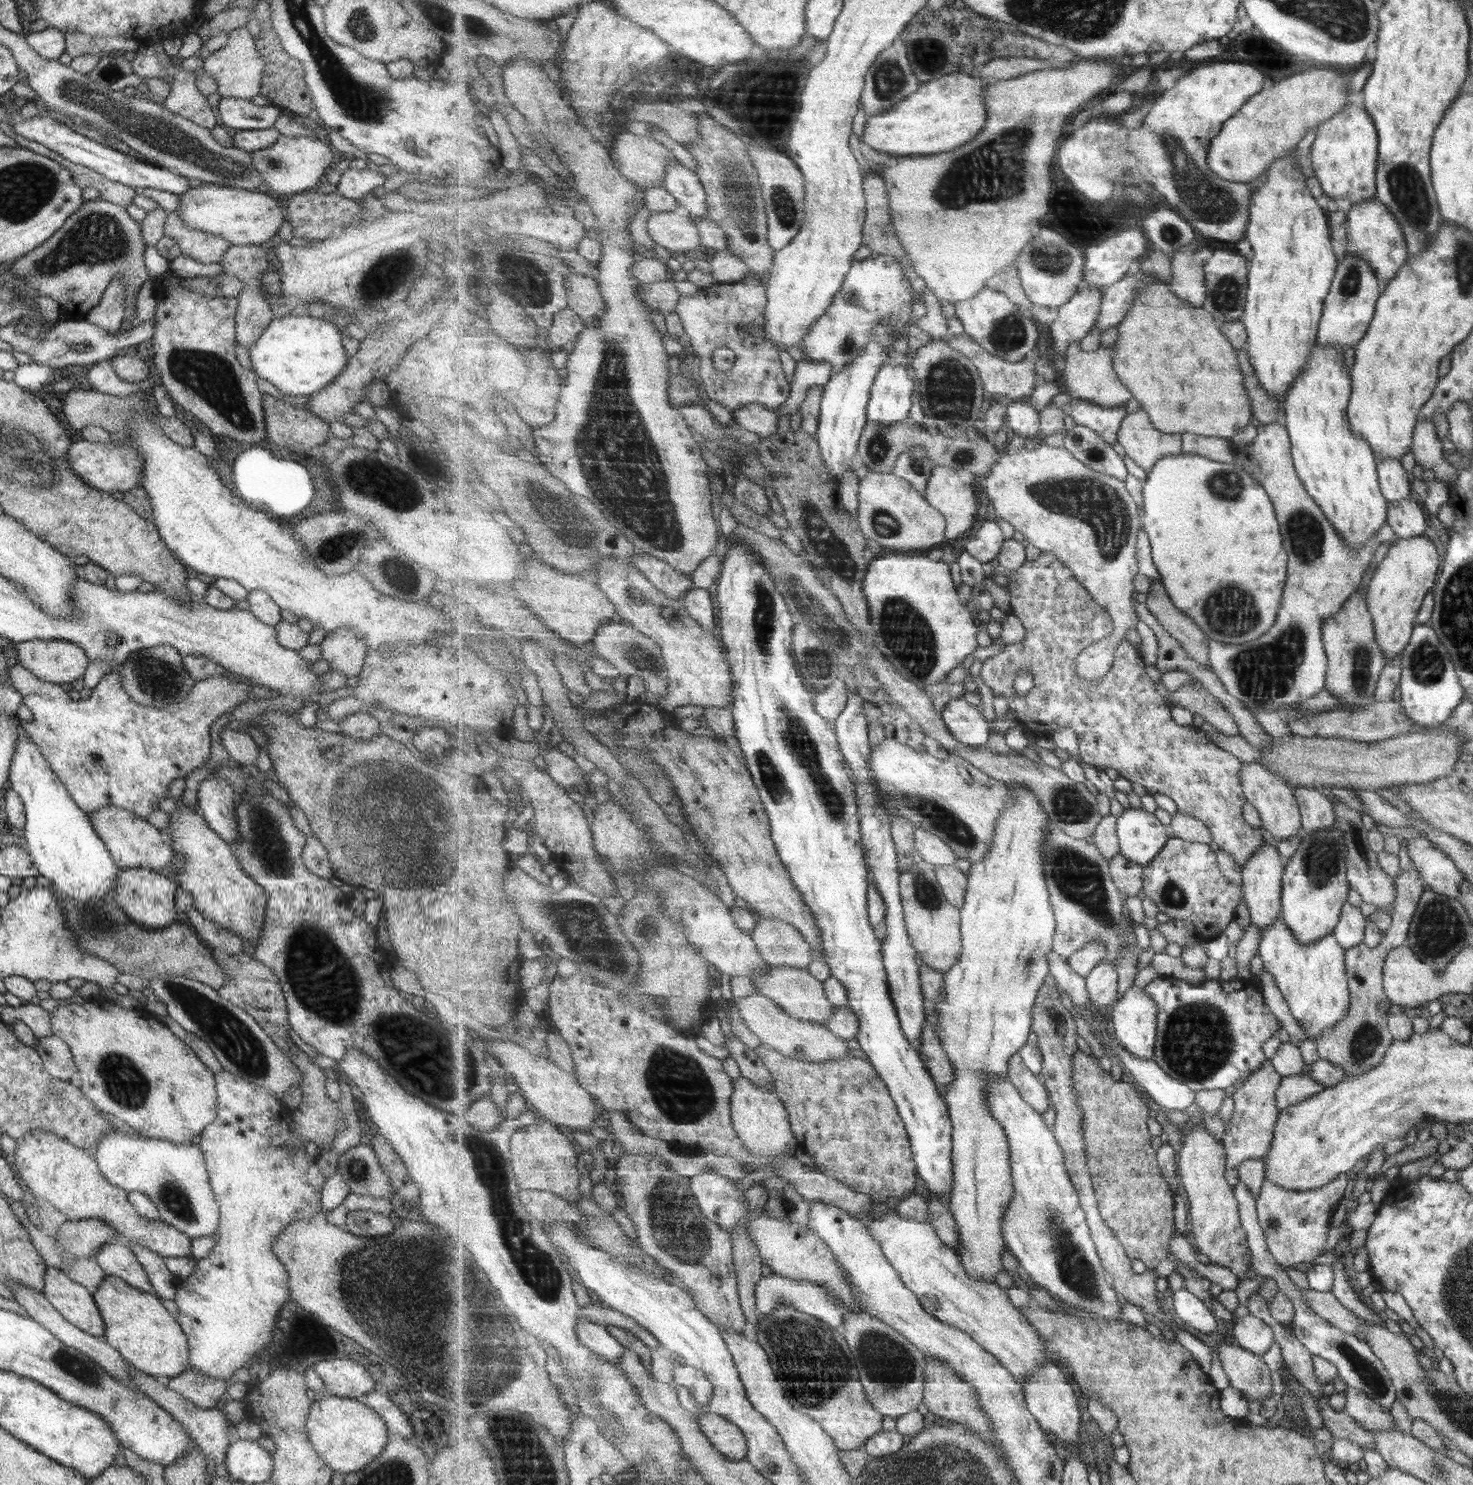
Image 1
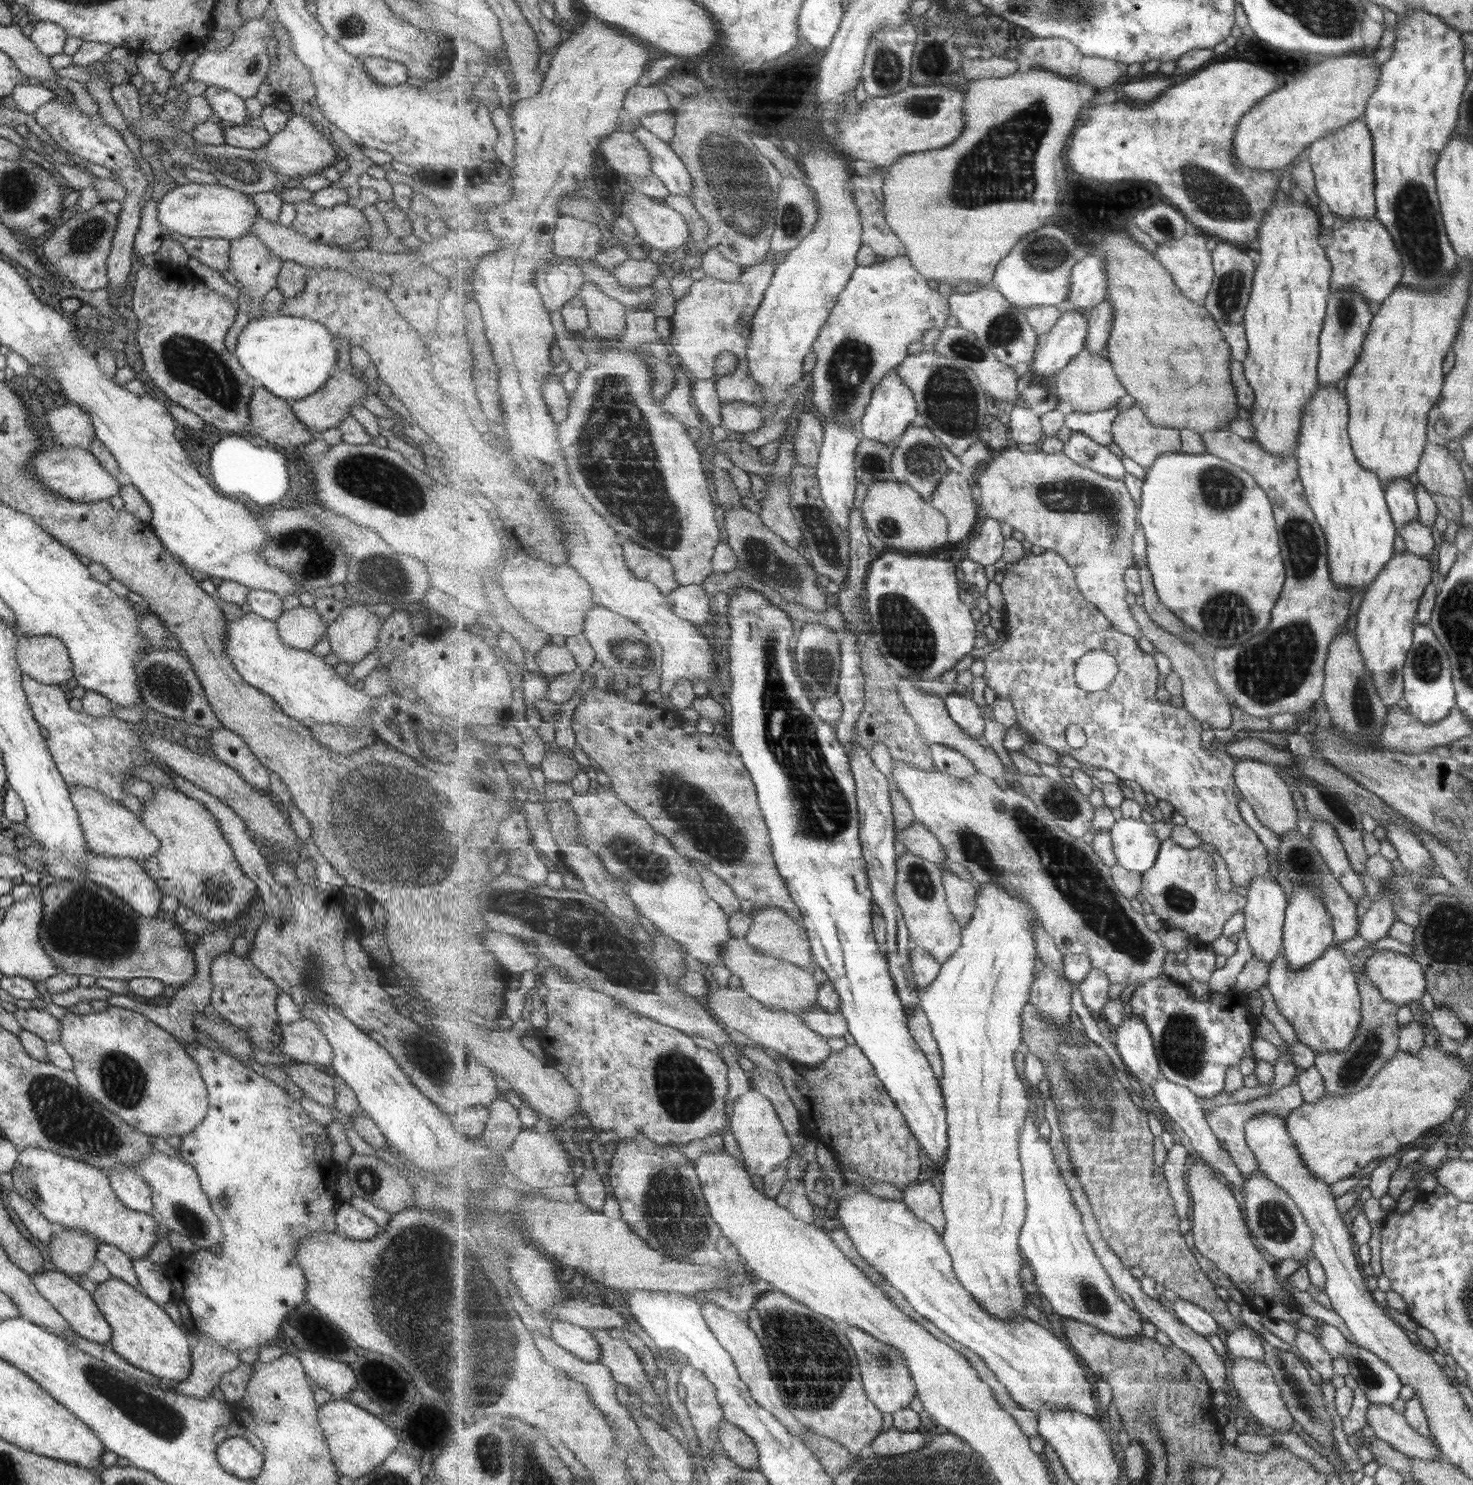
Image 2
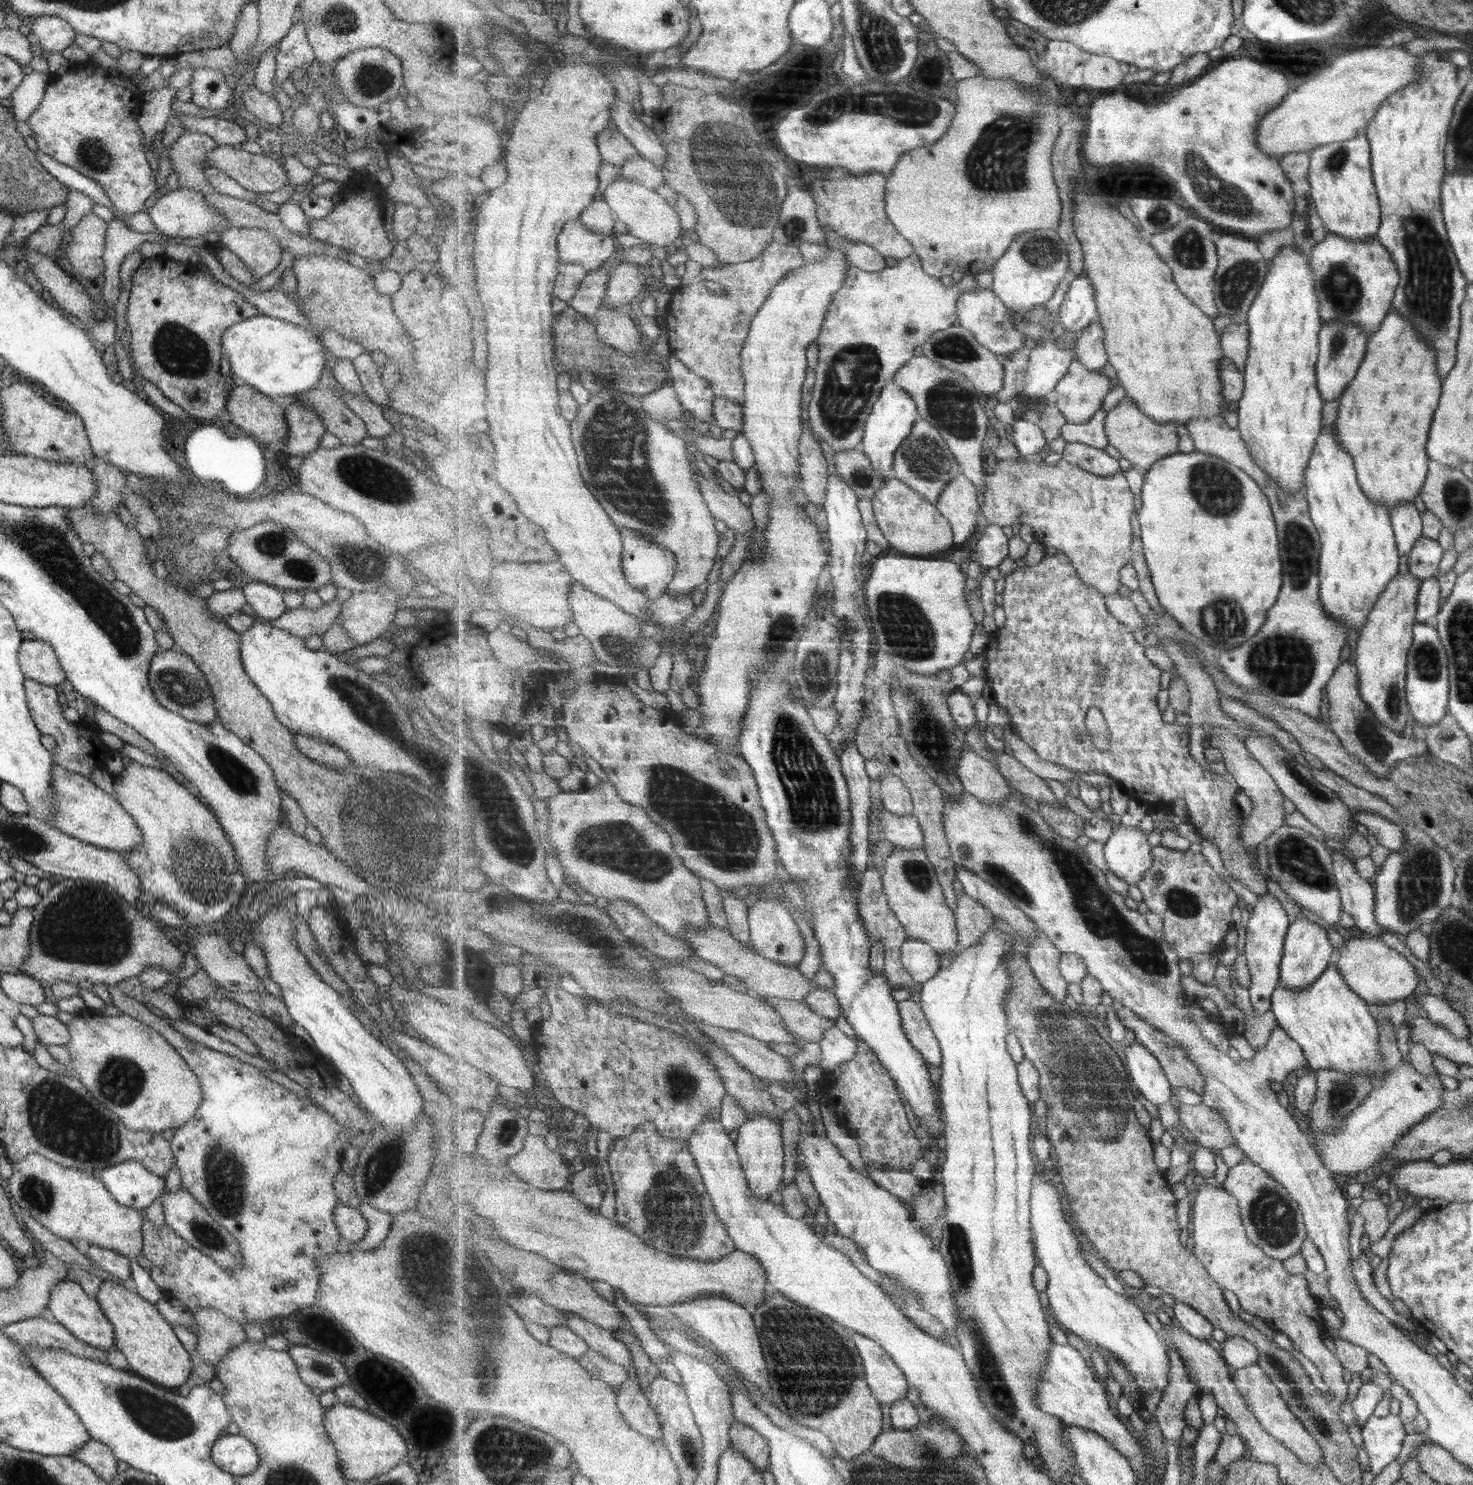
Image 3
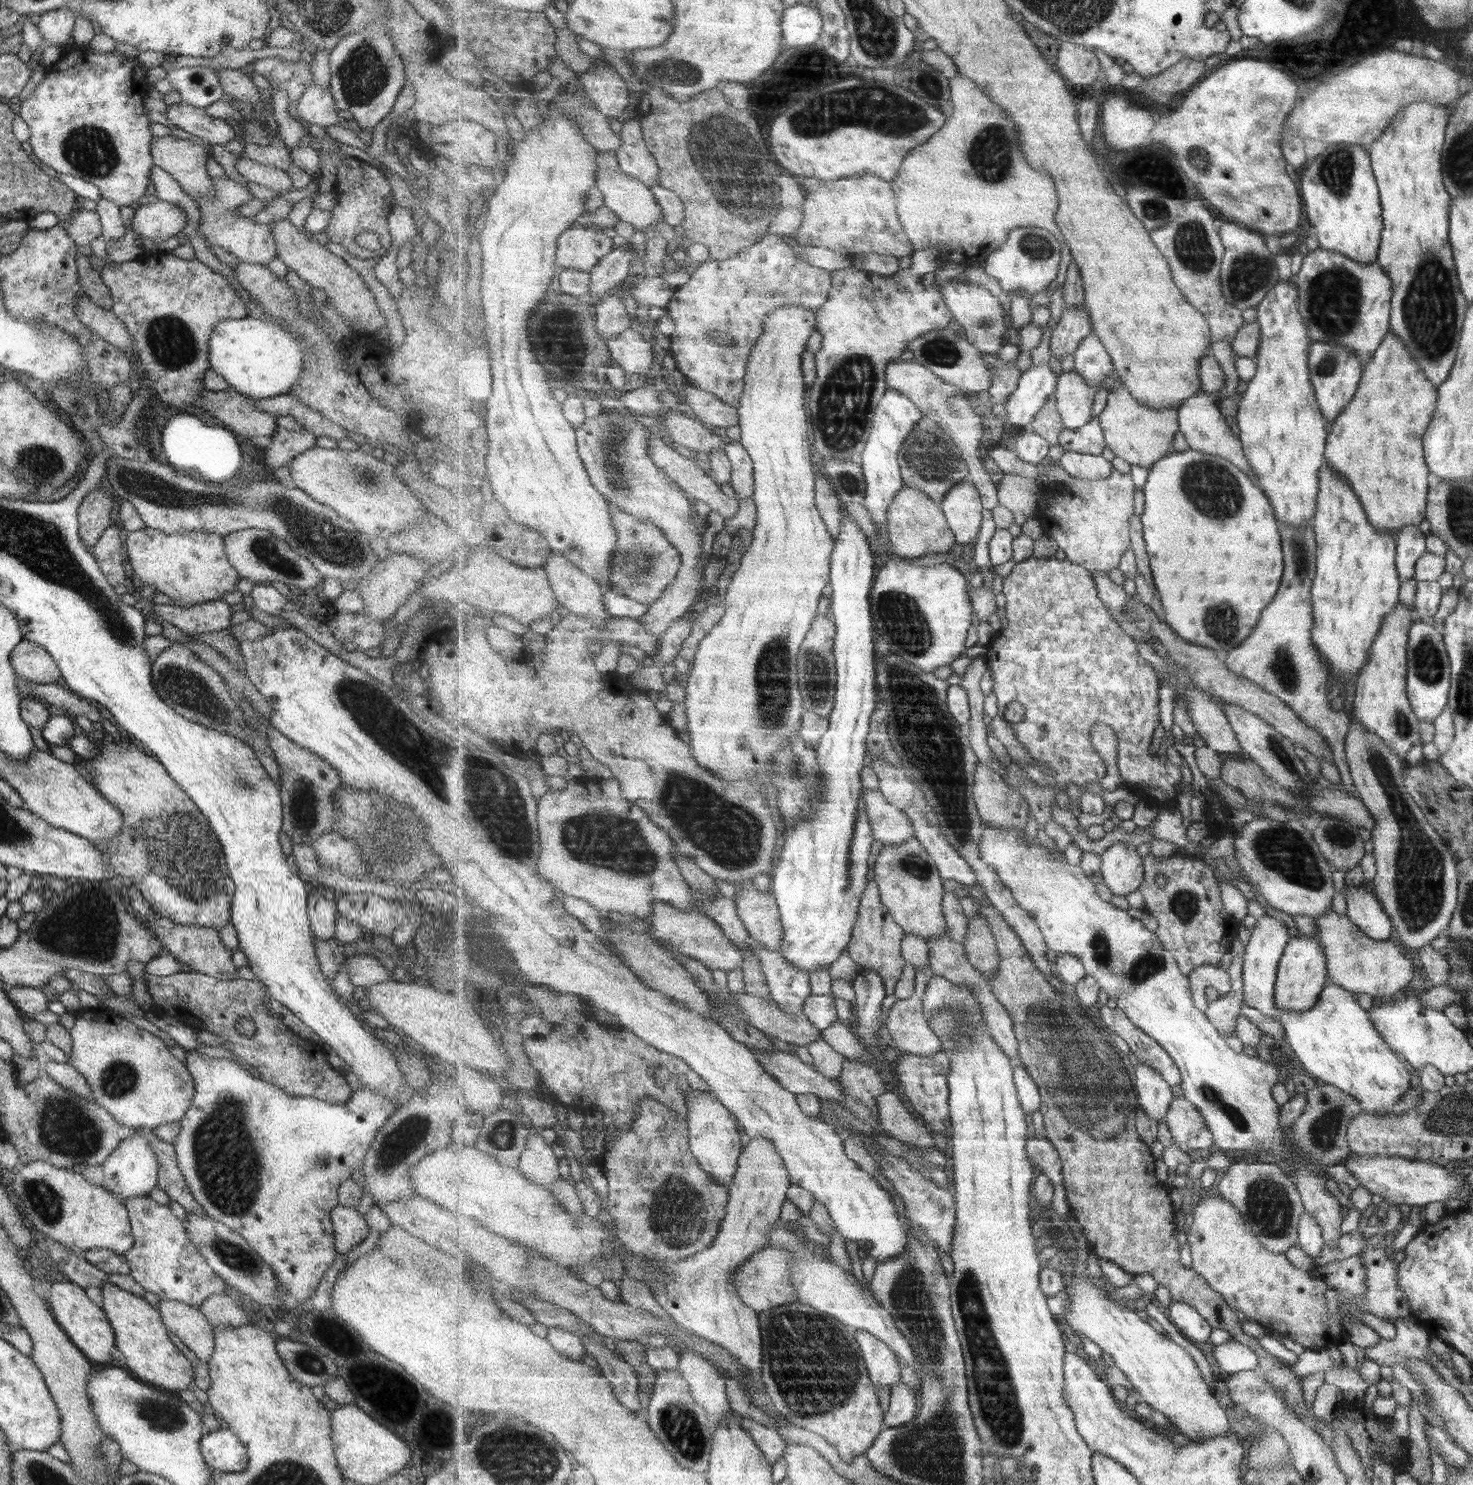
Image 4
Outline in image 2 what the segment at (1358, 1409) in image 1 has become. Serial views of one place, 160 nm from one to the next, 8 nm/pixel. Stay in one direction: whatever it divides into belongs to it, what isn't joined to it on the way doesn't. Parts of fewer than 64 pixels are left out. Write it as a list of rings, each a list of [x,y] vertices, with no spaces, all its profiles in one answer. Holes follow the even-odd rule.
[[[1370,1403],[1366,1409],[1365,1422],[1371,1427],[1374,1436],[1384,1440],[1397,1452],[1411,1459],[1431,1461],[1442,1456],[1427,1437],[1417,1434],[1403,1418],[1393,1412],[1389,1405]]]

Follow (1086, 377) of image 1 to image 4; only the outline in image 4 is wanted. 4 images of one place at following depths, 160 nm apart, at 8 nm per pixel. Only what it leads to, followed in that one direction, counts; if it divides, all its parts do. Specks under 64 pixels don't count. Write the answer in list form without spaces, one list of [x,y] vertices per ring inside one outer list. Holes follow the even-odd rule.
[[[1075,367],[1060,374],[1056,398],[1065,429],[1081,429],[1093,420],[1098,392],[1098,387],[1091,387],[1085,383],[1085,379],[1077,373]]]

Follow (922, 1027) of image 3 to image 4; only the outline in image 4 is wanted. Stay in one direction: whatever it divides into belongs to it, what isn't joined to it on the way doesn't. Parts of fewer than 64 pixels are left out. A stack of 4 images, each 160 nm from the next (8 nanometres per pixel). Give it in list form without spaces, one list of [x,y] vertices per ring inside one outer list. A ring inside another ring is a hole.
[[[927,965],[920,971],[915,972],[916,989],[913,996],[906,1003],[897,1003],[891,1007],[886,1020],[886,1028],[893,1040],[894,1048],[901,1053],[919,1054],[920,1056],[931,1056],[943,1050],[942,1040],[930,1027],[927,1010],[924,1007],[923,995],[929,987],[929,981],[933,979],[933,969]]]

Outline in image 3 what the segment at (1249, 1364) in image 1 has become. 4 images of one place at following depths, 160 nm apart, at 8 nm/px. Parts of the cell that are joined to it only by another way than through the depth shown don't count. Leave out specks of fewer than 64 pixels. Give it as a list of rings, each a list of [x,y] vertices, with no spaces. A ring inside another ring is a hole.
[[[1250,1365],[1241,1369],[1237,1369],[1232,1379],[1235,1385],[1239,1387],[1239,1393],[1245,1398],[1245,1405],[1249,1412],[1257,1419],[1261,1428],[1280,1442],[1287,1450],[1290,1450],[1299,1461],[1309,1465],[1309,1467],[1317,1467],[1322,1462],[1322,1452],[1317,1446],[1313,1437],[1304,1429],[1304,1425],[1291,1411],[1285,1402],[1279,1398],[1280,1394],[1273,1386],[1272,1381],[1265,1375],[1265,1372],[1256,1365]]]

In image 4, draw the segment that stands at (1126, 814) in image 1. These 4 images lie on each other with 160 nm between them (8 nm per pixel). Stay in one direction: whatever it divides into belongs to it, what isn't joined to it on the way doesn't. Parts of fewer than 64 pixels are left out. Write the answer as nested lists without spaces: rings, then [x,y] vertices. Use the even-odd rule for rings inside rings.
[[[1119,843],[1111,846],[1111,848],[1107,848],[1102,858],[1103,879],[1105,885],[1113,891],[1113,895],[1126,897],[1129,896],[1131,892],[1140,889],[1141,884],[1145,881],[1145,862],[1144,858],[1141,858],[1141,856],[1137,854],[1137,847]]]

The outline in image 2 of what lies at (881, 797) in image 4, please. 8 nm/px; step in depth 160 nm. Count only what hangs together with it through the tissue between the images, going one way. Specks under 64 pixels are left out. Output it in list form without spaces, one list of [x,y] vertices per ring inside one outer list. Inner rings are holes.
[[[916,820],[911,826],[896,833],[898,841],[904,845],[908,853],[928,859],[941,867],[950,867],[945,849],[937,835],[933,834],[921,821]]]

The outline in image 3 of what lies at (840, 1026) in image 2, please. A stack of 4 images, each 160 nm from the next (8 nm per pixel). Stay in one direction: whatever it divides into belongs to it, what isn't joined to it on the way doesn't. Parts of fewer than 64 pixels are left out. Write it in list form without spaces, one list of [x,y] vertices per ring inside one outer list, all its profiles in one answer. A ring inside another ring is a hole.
[[[766,998],[781,1016],[786,1027],[800,1040],[819,1042],[826,1030],[835,1028],[835,1019],[827,1018],[813,1009],[805,1002],[785,1000],[781,998]]]

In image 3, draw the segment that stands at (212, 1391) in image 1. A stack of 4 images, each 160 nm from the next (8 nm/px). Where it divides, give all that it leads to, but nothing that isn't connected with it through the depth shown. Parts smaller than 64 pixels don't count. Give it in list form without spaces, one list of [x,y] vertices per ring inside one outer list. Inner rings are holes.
[[[198,1308],[192,1315],[193,1326],[197,1328],[199,1362],[205,1362],[212,1369],[227,1351],[246,1341],[242,1326],[218,1310]]]

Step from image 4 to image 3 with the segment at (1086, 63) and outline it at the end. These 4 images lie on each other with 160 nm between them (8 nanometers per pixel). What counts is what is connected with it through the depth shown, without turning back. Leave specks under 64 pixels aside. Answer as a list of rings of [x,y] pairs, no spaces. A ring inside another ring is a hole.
[[[1051,39],[1047,45],[1046,55],[1041,60],[1041,68],[1054,82],[1068,88],[1083,86],[1084,72],[1091,57],[1090,52],[1075,43]]]

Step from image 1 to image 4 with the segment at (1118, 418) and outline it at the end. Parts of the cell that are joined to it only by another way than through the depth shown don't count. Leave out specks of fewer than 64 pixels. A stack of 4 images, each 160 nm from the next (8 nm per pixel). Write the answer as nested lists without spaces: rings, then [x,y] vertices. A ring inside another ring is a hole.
[[[1095,417],[1081,429],[1064,429],[1061,432],[1060,446],[1065,453],[1076,451],[1084,454],[1101,455],[1107,447],[1099,418]]]

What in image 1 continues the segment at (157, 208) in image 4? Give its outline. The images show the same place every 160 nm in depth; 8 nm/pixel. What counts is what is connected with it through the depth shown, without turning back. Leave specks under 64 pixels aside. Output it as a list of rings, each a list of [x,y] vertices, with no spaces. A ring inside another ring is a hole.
[[[203,183],[182,192],[178,196],[178,202],[175,211],[189,230],[201,230],[207,234],[217,235],[230,242],[231,245],[237,246],[259,245],[261,242],[265,242],[279,230],[282,220],[285,218],[281,214],[281,205],[277,202],[277,199],[265,189],[247,191]]]

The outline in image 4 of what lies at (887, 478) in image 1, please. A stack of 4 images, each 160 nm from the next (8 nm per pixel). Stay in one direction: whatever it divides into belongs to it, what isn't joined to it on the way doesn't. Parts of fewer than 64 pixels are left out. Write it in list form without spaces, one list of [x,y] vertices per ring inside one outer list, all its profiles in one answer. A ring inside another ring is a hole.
[[[904,485],[904,488],[893,498],[893,503],[887,511],[887,522],[892,536],[892,552],[901,554],[900,558],[917,558],[929,552],[949,552],[956,543],[956,534],[949,526],[944,511],[933,502],[925,492]]]

